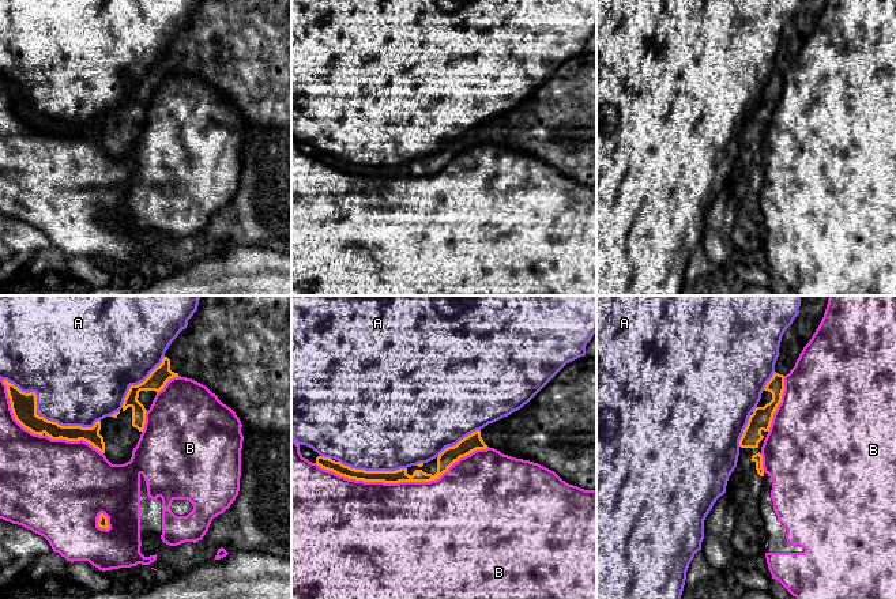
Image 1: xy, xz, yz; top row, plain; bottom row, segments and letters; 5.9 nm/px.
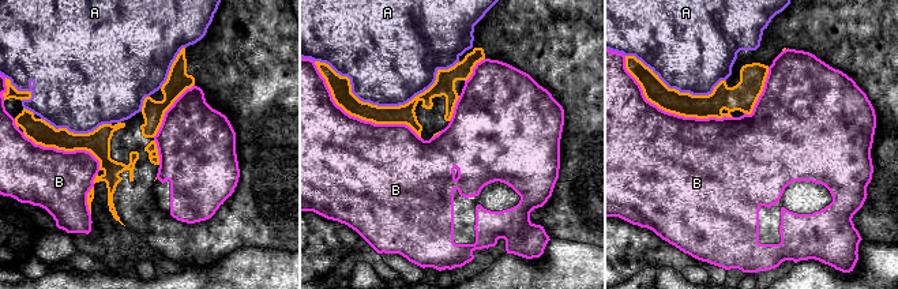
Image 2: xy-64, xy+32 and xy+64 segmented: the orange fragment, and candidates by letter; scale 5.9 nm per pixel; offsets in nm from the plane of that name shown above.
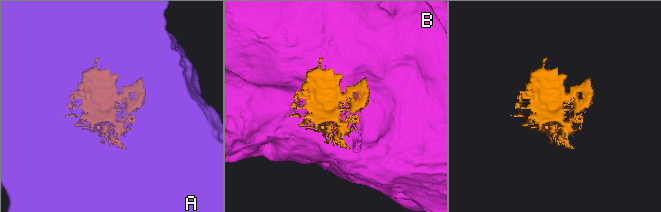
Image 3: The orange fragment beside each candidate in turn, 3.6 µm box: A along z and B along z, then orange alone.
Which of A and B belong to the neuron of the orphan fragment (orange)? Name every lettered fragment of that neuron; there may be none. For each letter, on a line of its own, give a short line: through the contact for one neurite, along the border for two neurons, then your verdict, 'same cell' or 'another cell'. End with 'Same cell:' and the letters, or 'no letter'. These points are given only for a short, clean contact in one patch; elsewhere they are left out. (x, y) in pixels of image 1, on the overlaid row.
A: another cell
B: another cell
Same cell: no letter

